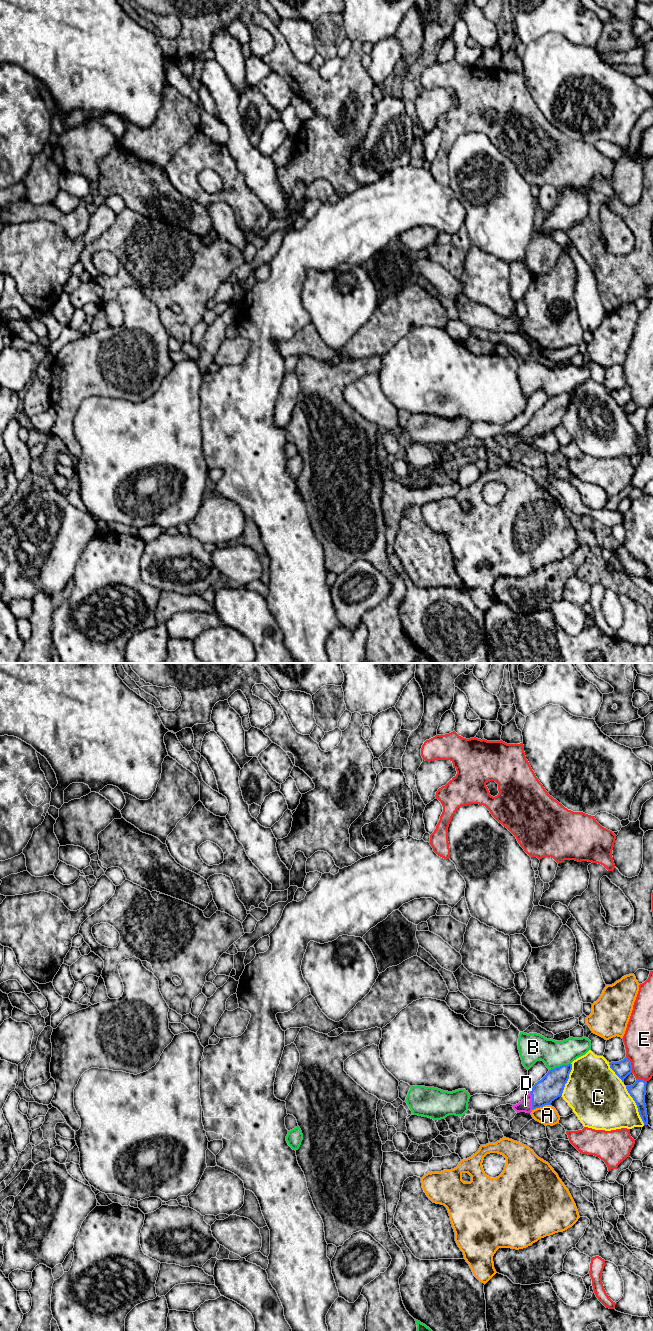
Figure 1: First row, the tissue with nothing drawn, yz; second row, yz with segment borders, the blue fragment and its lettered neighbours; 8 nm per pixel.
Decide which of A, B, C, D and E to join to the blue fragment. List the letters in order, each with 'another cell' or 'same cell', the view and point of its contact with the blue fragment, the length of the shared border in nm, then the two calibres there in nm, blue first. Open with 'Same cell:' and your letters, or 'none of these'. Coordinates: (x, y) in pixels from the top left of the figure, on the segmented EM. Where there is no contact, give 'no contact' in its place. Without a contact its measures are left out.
Same cell: D
A: another cell; meets blue in yz at (540, 1106); contact 150 nm long; 200 nm thick on the blue side, 160 nm on the other
B: another cell; meets blue in yz at (560, 1066); contact 190 nm long; 200 nm thick on the blue side, 220 nm on the other
C: another cell; meets blue in yz at (636, 1104); contact 340 nm long; 140 nm thick on the blue side, 420 nm on the other
D: same cell; meets blue in yz at (532, 1101); contact 140 nm long; 200 nm thick on the blue side, 100 nm on the other
E: another cell; meets blue in yz at (630, 1064); contact 140 nm long; 140 nm thick on the blue side, 240 nm on the other

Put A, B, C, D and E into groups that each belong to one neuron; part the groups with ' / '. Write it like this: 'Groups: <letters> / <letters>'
Groups: A / B / C / D / E

